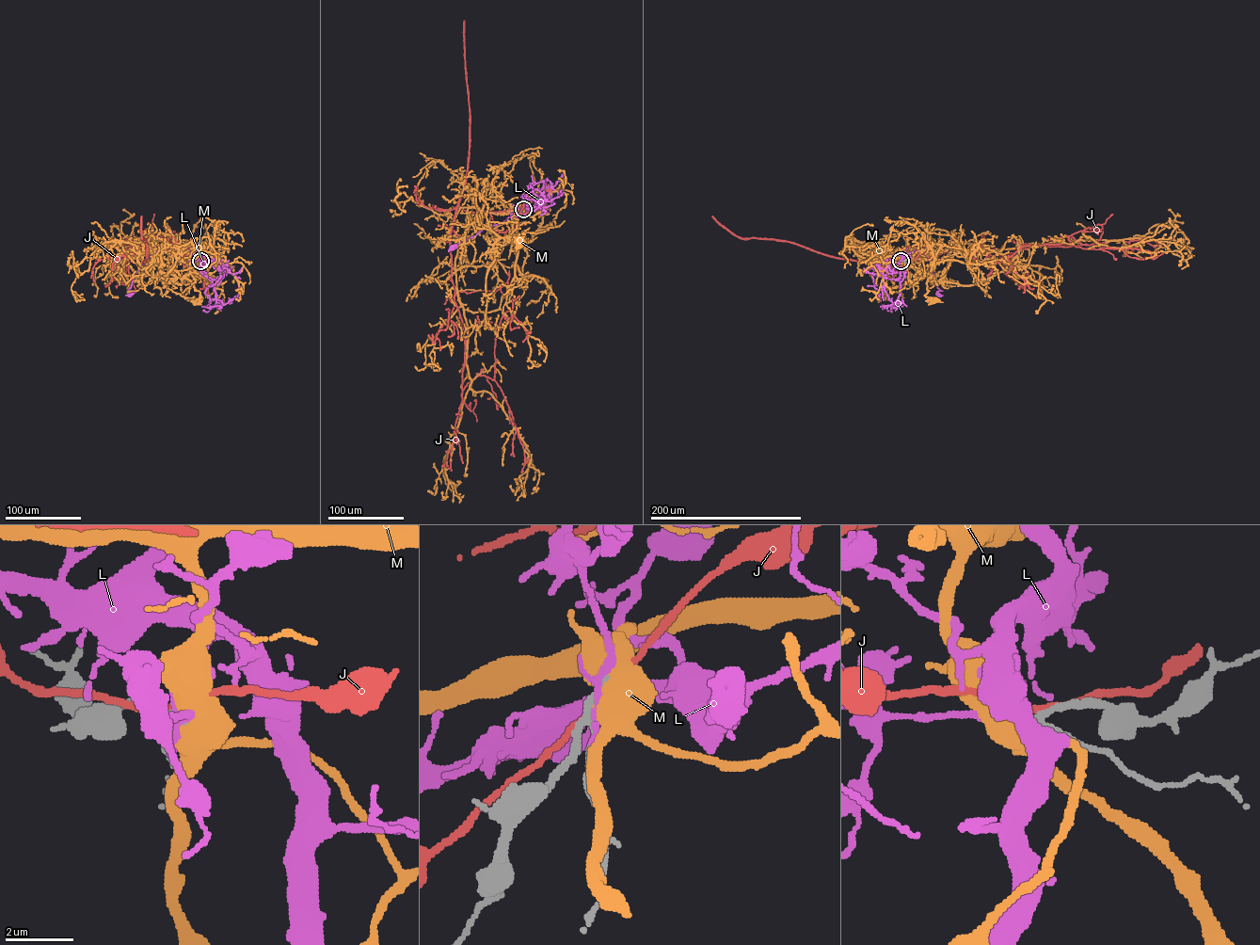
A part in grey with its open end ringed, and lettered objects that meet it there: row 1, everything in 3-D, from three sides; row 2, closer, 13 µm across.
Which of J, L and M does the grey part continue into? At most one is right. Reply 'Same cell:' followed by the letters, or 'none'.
Same cell: none

